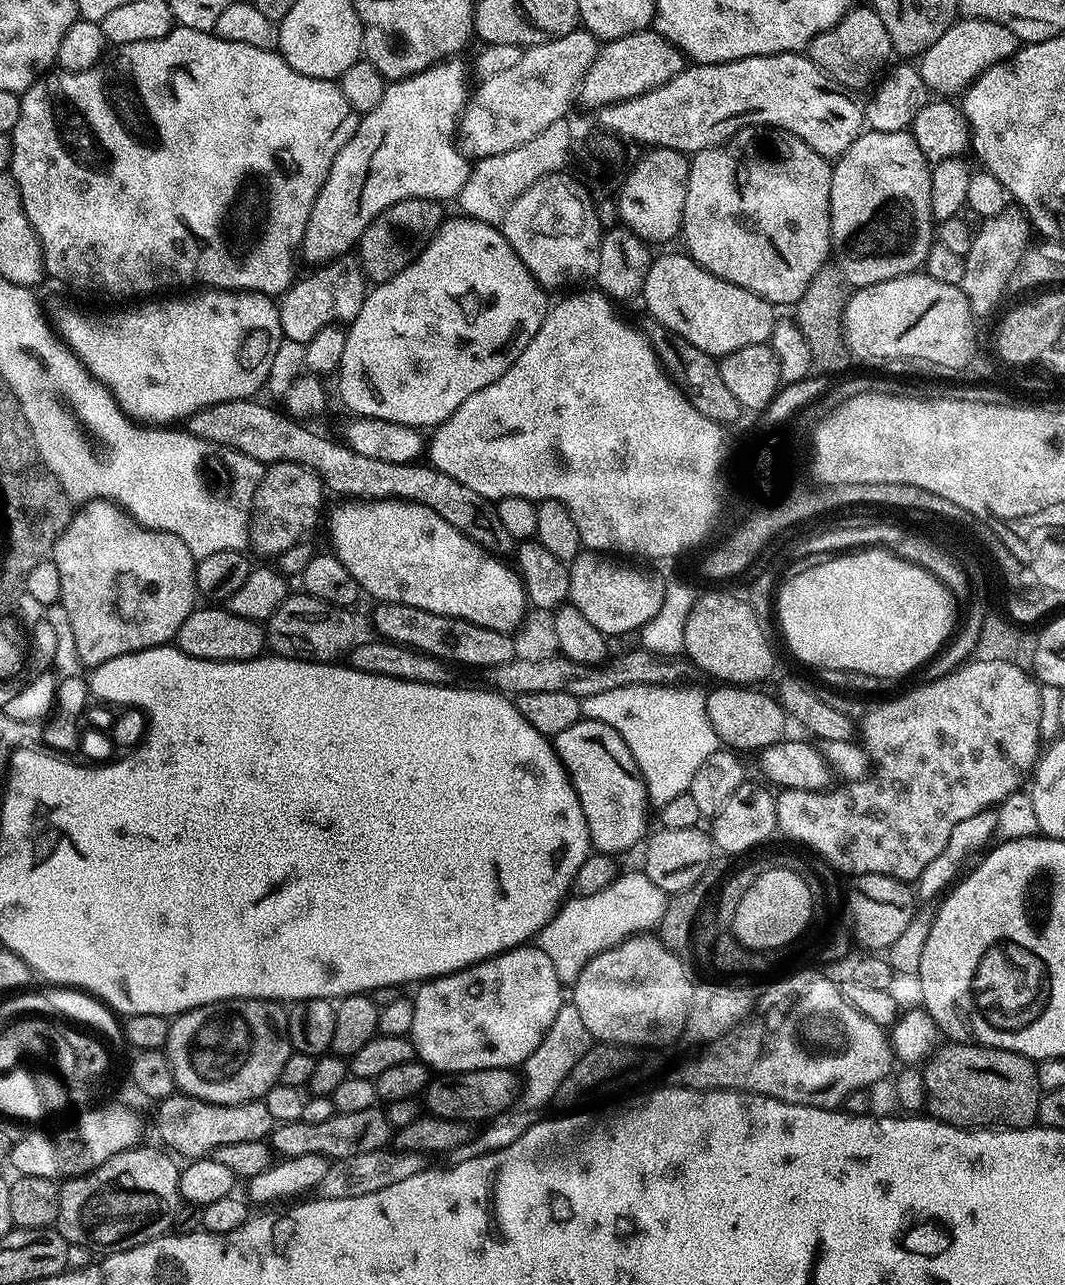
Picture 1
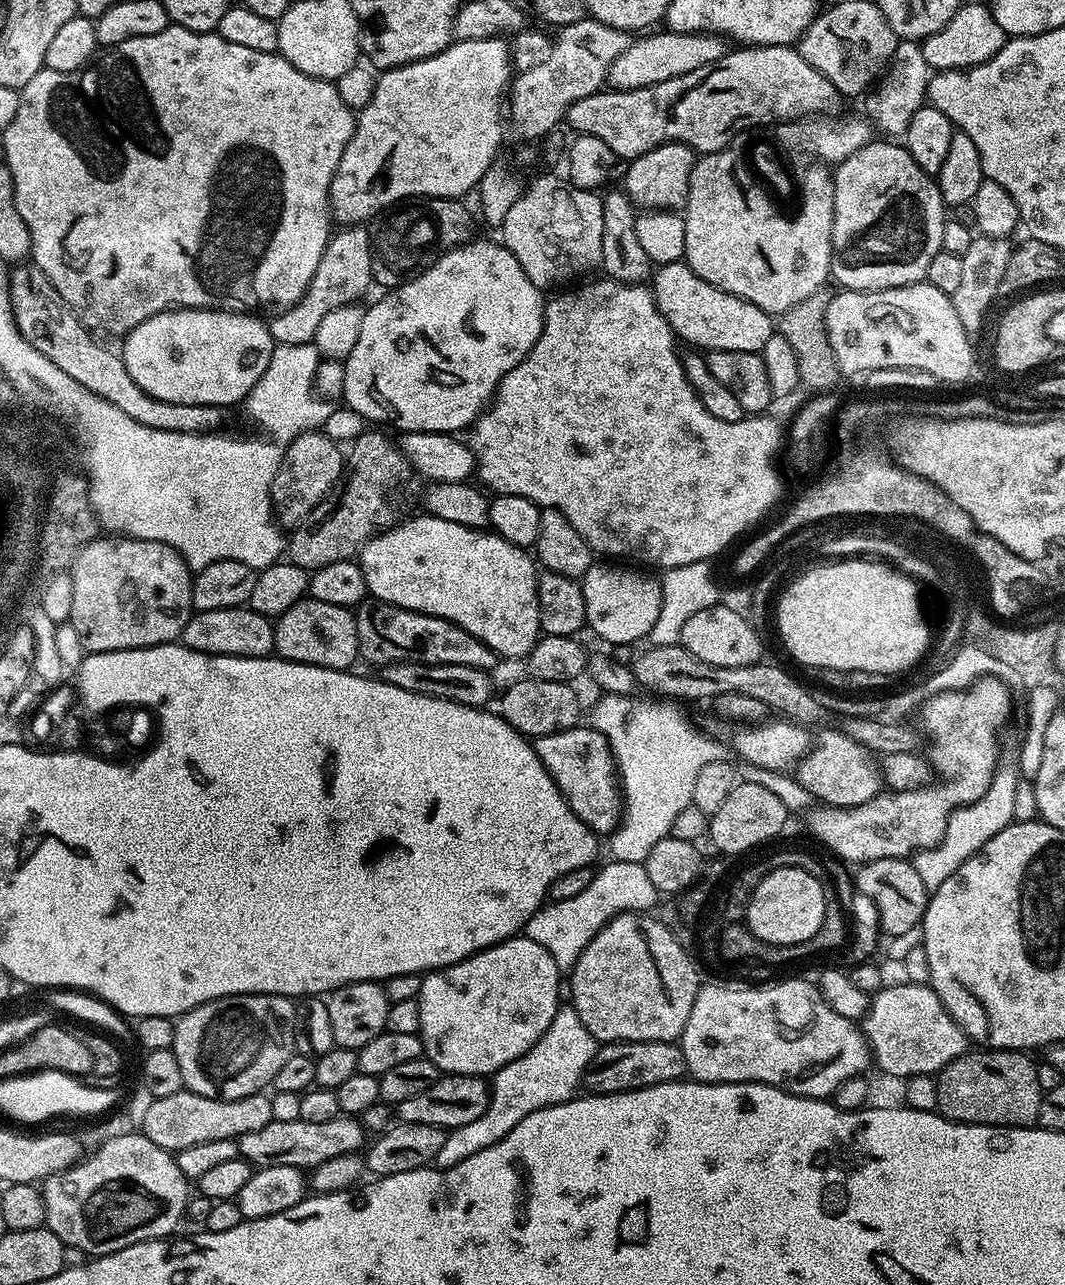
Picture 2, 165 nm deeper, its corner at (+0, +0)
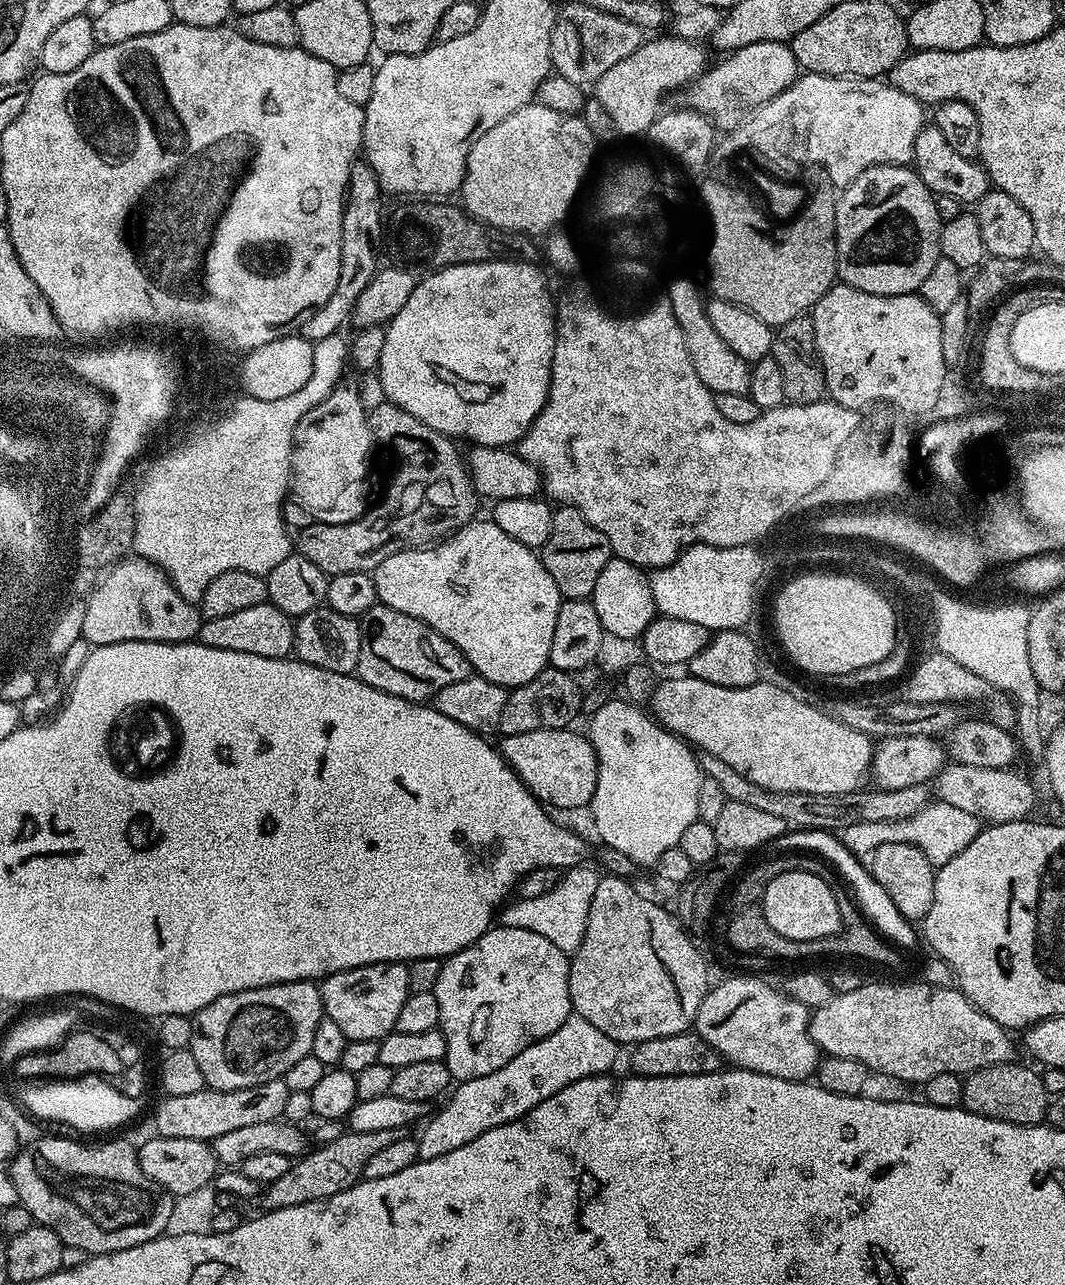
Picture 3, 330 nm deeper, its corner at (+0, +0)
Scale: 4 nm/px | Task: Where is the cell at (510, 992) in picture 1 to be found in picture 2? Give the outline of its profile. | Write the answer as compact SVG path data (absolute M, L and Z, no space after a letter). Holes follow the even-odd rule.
M527 934L511 936L509 940L503 940L502 943L496 944L492 948L484 948L472 956L467 956L462 962L427 973L424 976L422 990L418 997L422 1014L418 1035L424 1041L424 1055L434 1061L440 1067L441 1073L444 1074L491 1077L502 1066L514 1062L514 1058L522 1058L522 1054L526 1054L526 1050L530 1050L530 1046L534 1046L534 1042L538 1042L538 1038L542 1038L542 1034L546 1034L550 1022L554 1022L554 1014L561 1011L562 1008L562 1004L560 1004L560 976L562 976L562 969L556 964L556 959L542 946L538 946L538 942L534 942Z

